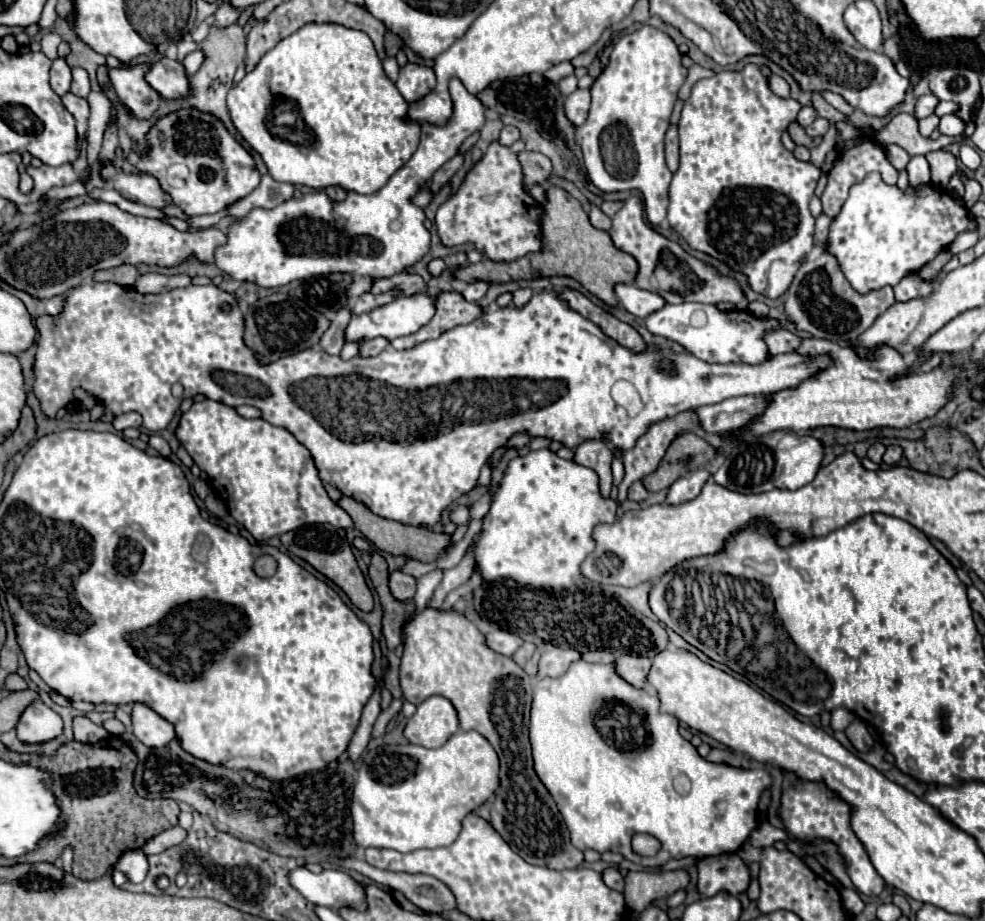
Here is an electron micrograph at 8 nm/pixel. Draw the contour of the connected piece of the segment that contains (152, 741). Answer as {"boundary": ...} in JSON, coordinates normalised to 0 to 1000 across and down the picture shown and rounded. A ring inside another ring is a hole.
{"boundary":[[[135,764],[135,797],[151,812],[165,812],[178,801],[176,788],[147,764]]]}

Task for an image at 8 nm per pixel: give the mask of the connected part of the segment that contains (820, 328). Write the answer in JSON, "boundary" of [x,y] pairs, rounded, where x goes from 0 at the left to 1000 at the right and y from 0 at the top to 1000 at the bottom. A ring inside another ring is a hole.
{"boundary":[[[836,274],[831,280],[819,282],[817,287],[813,287],[805,308],[797,317],[797,339],[801,347],[805,347],[811,358],[817,358],[827,367],[838,367],[844,371],[868,369],[907,328],[909,328],[909,321],[905,311],[884,315],[880,319],[866,315],[850,280],[842,274]]]}

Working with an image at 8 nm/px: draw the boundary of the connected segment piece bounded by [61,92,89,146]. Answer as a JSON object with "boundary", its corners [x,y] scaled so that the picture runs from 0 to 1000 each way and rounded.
{"boundary":[[[68,100],[66,104],[62,104],[64,115],[68,117],[68,122],[76,128],[78,132],[78,159],[84,156],[86,145],[88,145],[88,132],[90,132],[90,111],[82,104],[76,104],[74,100]]]}

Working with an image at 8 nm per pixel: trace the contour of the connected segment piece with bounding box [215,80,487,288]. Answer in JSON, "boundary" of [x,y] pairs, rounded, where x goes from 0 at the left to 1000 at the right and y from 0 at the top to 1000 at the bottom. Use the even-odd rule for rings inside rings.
{"boundary":[[[466,87],[456,89],[456,100],[460,106],[460,128],[452,137],[429,135],[423,165],[387,206],[375,213],[354,208],[346,221],[336,219],[330,208],[318,208],[306,217],[297,215],[283,221],[277,228],[259,226],[232,248],[230,265],[220,271],[218,287],[235,302],[259,306],[267,313],[279,313],[332,295],[397,302],[423,287],[436,274],[438,256],[429,243],[429,228],[415,217],[442,185],[464,167],[470,152],[494,132],[494,117]]]}

